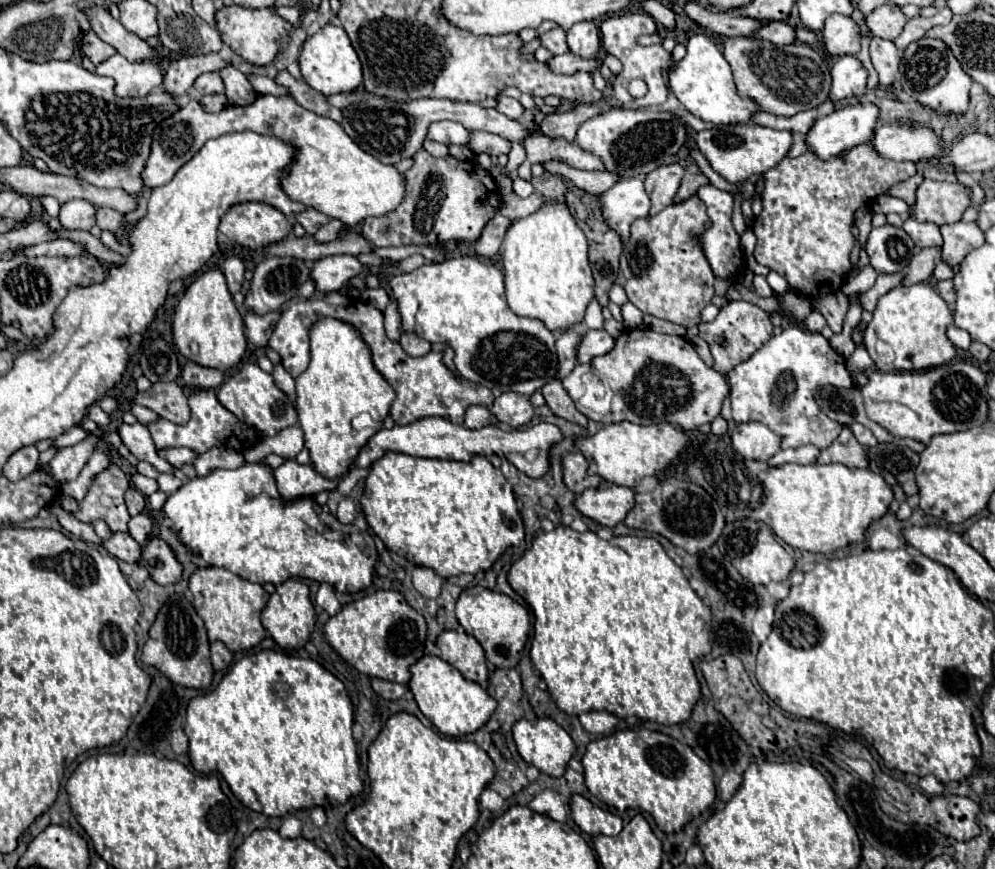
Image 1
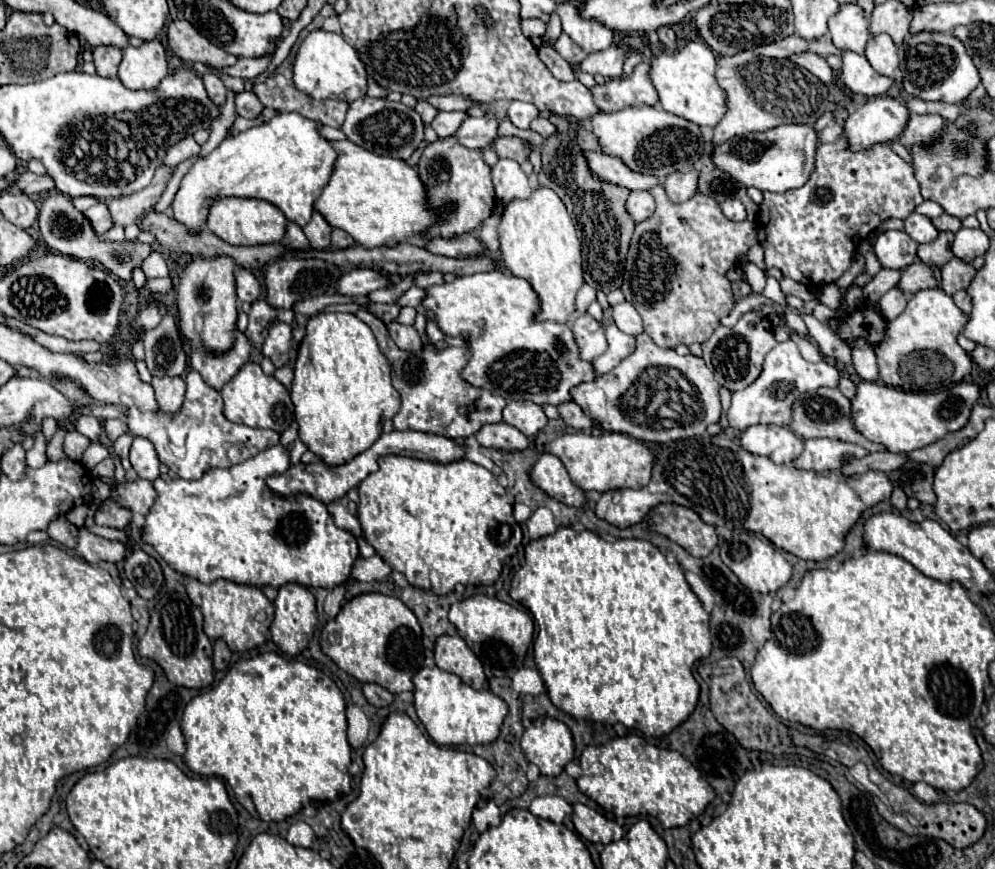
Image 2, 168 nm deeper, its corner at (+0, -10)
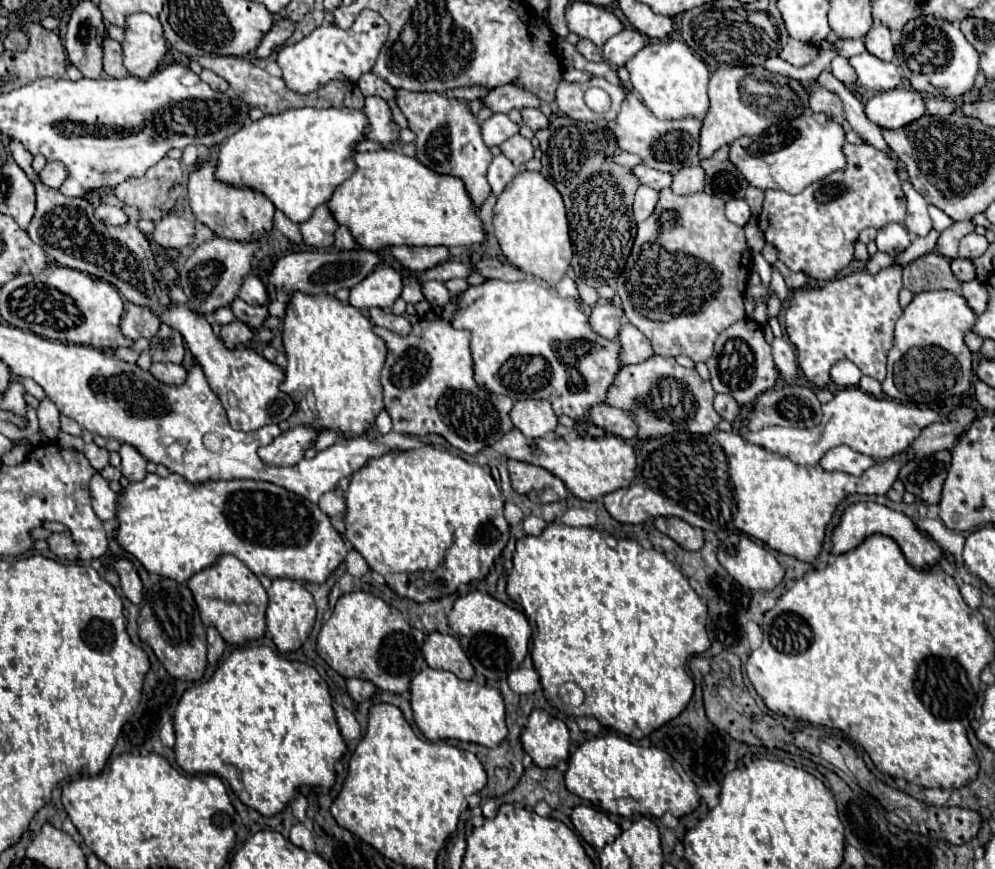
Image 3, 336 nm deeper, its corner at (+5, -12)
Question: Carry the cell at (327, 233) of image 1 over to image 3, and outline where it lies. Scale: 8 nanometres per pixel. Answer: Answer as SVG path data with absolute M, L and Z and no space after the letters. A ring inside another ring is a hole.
M341 226L337 230L337 234L335 234L335 248L339 248L339 250L353 250L353 248L357 248L357 240L353 238L353 234L351 234L351 230L347 226Z

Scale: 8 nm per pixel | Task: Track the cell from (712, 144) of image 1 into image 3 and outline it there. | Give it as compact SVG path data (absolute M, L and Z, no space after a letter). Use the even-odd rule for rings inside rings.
M809 112L787 124L773 124L773 126L769 126L769 130L757 134L757 136L739 138L737 142L731 144L731 162L741 170L741 174L747 178L747 182L751 186L757 186L763 190L783 190L789 194L799 194L809 184L837 172L837 170L845 170L845 154L843 154L845 142L847 140L845 140L843 124L829 118L829 114Z

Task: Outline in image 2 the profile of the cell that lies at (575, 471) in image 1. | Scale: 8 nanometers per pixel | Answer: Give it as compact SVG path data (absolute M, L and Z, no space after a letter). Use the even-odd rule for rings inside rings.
M542 454L540 460L532 466L532 480L548 496L564 502L568 506L582 506L586 502L586 492L574 486L560 458L552 454Z

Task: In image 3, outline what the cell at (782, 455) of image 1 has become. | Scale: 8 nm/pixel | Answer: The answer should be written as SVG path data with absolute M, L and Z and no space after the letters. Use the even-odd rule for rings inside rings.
M837 446L831 452L827 452L825 458L821 458L821 468L829 470L829 472L839 470L839 472L859 476L869 466L873 466L875 462L877 462L875 458L869 458L869 456L861 454L861 452L855 452L855 450L847 448L847 446Z

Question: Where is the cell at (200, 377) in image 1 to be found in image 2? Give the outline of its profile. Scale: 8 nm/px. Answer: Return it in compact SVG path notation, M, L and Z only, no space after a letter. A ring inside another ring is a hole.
M236 332L234 348L226 354L212 356L204 348L196 348L190 356L190 366L216 390L222 390L226 382L230 382L238 368L242 368L248 362L250 356L250 342L242 332Z

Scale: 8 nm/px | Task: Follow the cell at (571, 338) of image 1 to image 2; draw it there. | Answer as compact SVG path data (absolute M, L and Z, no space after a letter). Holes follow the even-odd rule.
M590 314L578 316L570 324L580 356L582 360L594 360L606 350L606 336L604 336L604 326L596 322Z

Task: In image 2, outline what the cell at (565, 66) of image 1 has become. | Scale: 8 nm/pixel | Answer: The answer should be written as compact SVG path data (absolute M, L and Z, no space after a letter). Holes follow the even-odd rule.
M612 44L602 52L588 54L586 60L578 64L578 70L588 74L602 74L604 78L618 78L622 76L624 58L626 58L626 50L620 44Z

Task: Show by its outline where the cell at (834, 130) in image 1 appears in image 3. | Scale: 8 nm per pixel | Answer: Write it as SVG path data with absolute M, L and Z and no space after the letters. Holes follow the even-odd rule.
M893 88L869 98L865 114L879 128L901 128L925 114L925 98L917 90Z

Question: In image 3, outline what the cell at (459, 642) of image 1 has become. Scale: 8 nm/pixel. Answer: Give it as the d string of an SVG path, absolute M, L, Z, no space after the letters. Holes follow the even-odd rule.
M431 632L425 638L425 644L423 644L421 652L425 656L425 662L431 668L449 670L449 672L457 674L457 678L461 678L461 680L471 680L473 674L475 674L467 654L459 646L459 640L451 634Z

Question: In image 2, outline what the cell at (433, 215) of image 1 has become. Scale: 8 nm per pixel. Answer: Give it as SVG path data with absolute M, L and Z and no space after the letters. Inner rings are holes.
M452 136L428 144L418 162L418 174L426 188L426 204L438 216L438 220L426 228L424 238L450 238L482 228L484 220L494 210L494 186L490 178L490 168L482 160L480 150L468 150L460 146Z

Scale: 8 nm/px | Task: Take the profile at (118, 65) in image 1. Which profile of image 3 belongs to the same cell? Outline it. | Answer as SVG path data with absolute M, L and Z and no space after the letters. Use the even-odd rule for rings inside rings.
M145 12L131 14L125 22L125 38L121 46L123 64L133 76L147 78L153 74L167 52L167 40L159 18Z

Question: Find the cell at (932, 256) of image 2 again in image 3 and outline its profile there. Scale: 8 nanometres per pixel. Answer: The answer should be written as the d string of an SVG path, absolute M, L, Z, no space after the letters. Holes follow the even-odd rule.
M973 220L953 222L947 230L941 232L939 242L937 242L937 252L943 254L943 256L949 258L949 260L957 258L957 246L959 246L959 240L961 240L965 234L971 234L971 232L975 232L975 222L973 222Z

